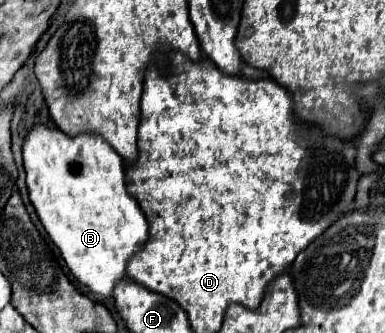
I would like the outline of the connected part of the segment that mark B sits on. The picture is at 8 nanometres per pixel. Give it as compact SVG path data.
M37 125L25 137L23 143L23 163L27 173L27 189L29 199L47 231L55 247L61 251L65 265L75 275L75 279L85 285L95 297L111 297L113 289L127 275L127 261L139 253L139 249L147 243L149 225L139 209L139 203L127 195L123 159L115 153L115 149L103 139L95 135L67 137L57 127Z

